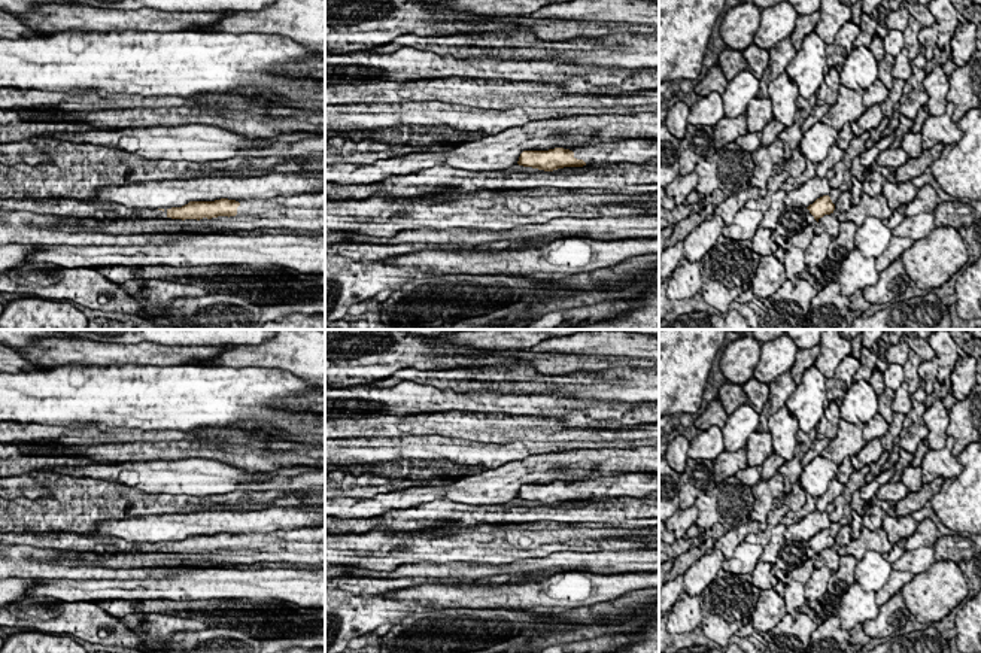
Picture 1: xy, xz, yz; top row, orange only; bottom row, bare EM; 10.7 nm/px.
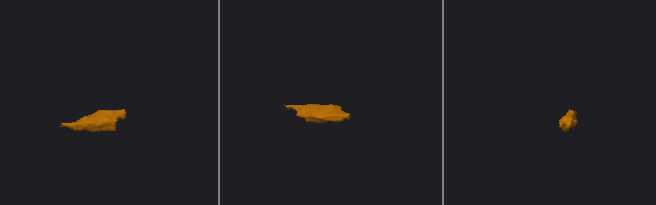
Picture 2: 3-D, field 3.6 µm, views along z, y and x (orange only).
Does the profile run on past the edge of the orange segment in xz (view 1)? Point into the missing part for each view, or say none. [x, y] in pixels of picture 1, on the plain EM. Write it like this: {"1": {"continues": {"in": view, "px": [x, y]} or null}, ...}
{"1": {"continues": {"in": "xz", "px": [629, 485]}}}

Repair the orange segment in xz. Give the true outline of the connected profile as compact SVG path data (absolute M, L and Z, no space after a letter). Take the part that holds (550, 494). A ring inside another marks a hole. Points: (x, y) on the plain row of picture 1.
M625 474L620 477L587 479L575 483L523 485L517 498L553 505L564 501L583 501L601 496L644 498L650 493L659 493L659 477Z

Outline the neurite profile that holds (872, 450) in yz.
M874 438L868 441L859 455L850 458L854 470L860 470L865 465L871 465L872 462L877 462L881 458L883 450L884 449L880 438Z

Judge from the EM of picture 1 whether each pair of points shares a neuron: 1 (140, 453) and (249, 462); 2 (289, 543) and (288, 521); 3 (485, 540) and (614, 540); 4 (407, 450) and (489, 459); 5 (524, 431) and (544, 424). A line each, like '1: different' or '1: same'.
1: same
2: different
3: same
4: same
5: same

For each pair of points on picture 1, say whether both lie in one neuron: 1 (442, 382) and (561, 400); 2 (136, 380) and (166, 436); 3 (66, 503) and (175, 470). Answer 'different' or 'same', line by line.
1: different
2: different
3: different

